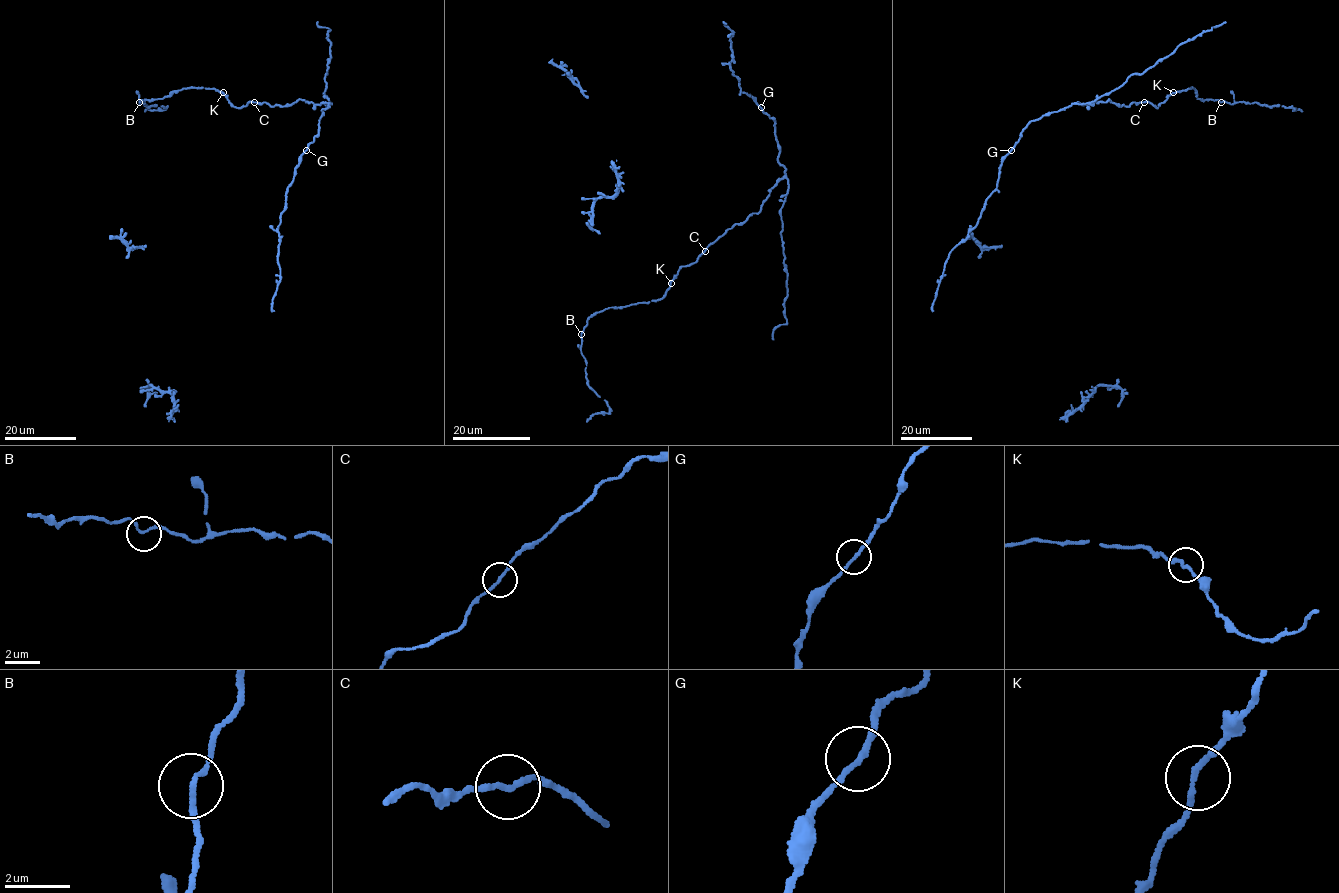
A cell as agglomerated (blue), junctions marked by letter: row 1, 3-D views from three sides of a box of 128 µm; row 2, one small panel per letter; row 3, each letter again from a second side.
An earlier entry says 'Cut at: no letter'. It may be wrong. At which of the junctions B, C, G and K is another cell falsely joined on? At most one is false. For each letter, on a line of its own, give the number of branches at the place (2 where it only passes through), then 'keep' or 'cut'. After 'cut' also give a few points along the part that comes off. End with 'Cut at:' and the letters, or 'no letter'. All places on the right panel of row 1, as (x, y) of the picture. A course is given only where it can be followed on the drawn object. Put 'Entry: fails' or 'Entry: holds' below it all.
B: branches 2; keep
C: branches 2; keep
G: branches 2; keep
K: branches 2; keep
Cut at: no letter
Entry: holds

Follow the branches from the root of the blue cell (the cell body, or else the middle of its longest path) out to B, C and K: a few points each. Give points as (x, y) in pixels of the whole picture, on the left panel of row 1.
B: (306, 151), (327, 103), (249, 101), (236, 107), (209, 88), (185, 88), (139, 102)
C: (306, 151), (318, 134), (321, 110), (328, 104), (314, 105), (303, 99), (286, 106), (254, 102)
K: (306, 151), (328, 104), (249, 101), (236, 107), (223, 92)

